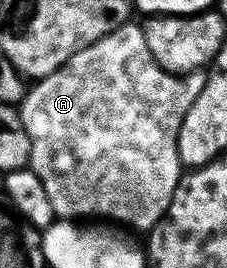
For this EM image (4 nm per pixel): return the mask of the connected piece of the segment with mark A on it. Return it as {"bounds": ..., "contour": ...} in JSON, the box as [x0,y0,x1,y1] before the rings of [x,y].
{"bounds":[21,22,204,230],"contour":[[[135,22],[122,24],[120,28],[113,30],[105,38],[101,38],[97,42],[90,44],[85,50],[81,50],[77,54],[73,54],[73,58],[69,58],[66,64],[64,64],[62,68],[58,68],[53,74],[42,77],[42,79],[40,79],[38,83],[36,83],[39,85],[37,85],[36,88],[32,90],[32,92],[30,89],[30,91],[26,93],[25,99],[21,104],[21,115],[23,117],[23,125],[25,126],[25,130],[27,131],[29,138],[31,139],[31,163],[29,167],[32,172],[35,172],[41,178],[41,182],[45,186],[45,194],[49,194],[49,202],[53,206],[56,217],[62,218],[64,220],[74,221],[76,218],[83,218],[79,216],[108,216],[108,218],[111,220],[120,220],[121,223],[132,224],[132,226],[135,228],[144,228],[144,230],[150,230],[154,228],[155,225],[158,224],[166,214],[169,202],[173,198],[173,194],[175,193],[177,186],[179,185],[181,165],[179,162],[179,151],[177,150],[177,134],[179,133],[179,127],[181,126],[181,122],[183,121],[183,116],[189,110],[189,106],[195,101],[197,94],[203,88],[203,81],[204,77],[202,75],[199,76],[199,74],[183,74],[183,84],[179,84],[179,74],[166,72],[160,66],[160,64],[156,62],[155,55],[151,53],[149,42],[145,38],[142,27],[140,27],[138,23],[135,25]]]}

